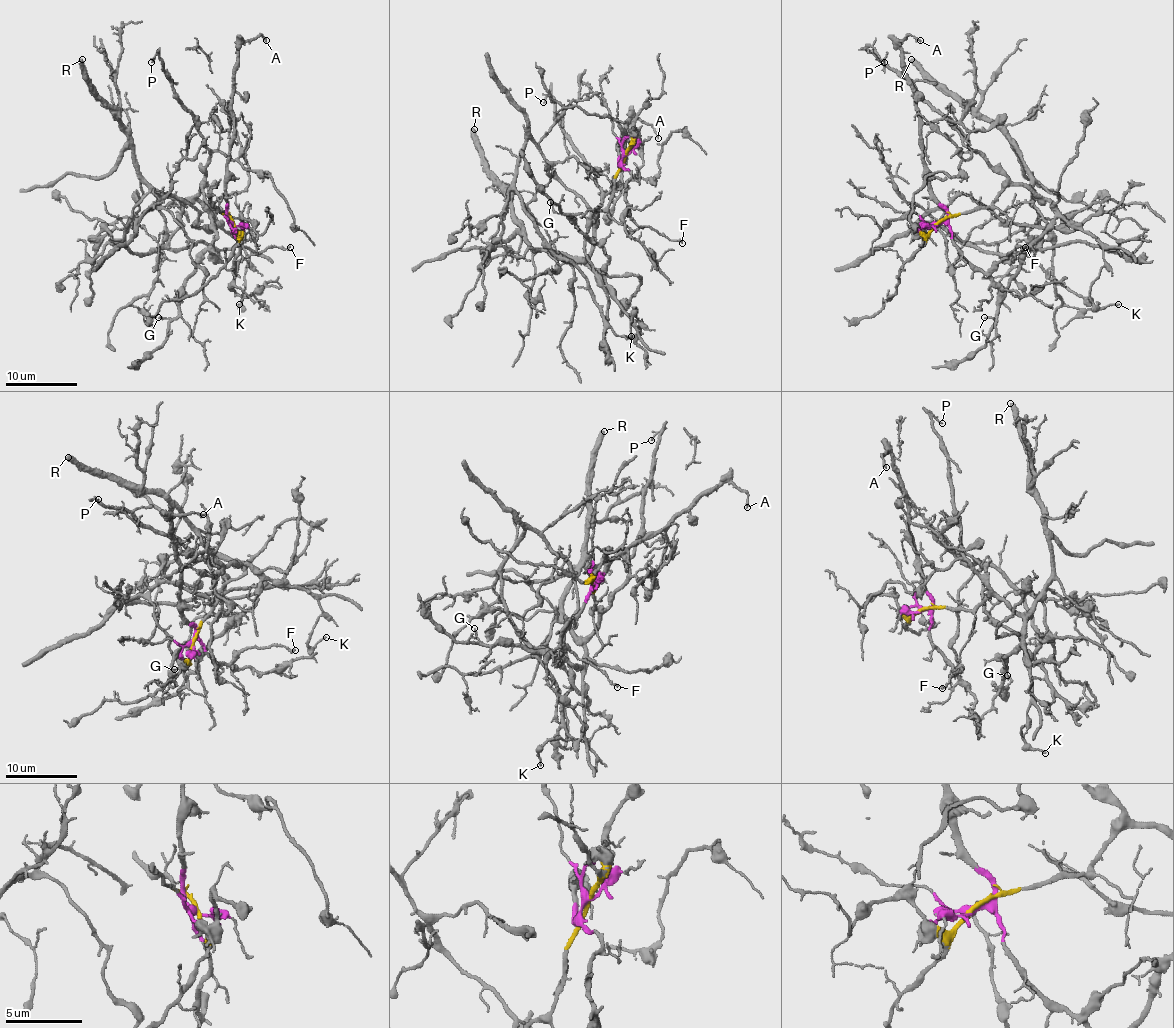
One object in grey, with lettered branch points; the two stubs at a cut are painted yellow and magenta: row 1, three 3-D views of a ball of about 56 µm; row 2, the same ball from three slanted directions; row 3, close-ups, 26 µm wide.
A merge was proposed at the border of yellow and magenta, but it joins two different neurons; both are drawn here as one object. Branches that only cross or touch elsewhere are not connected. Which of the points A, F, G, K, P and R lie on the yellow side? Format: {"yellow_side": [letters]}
{"yellow_side": ["G", "K", "P", "R"]}

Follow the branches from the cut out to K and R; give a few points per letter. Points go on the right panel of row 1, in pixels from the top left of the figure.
K: (939, 221), (986, 209), (1007, 186), (1029, 186), (1100, 243), (1104, 266), (1089, 300), (1100, 307), (1118, 304)
R: (939, 221), (986, 209), (1007, 186), (1029, 186), (1041, 198), (1021, 152), (911, 59)

